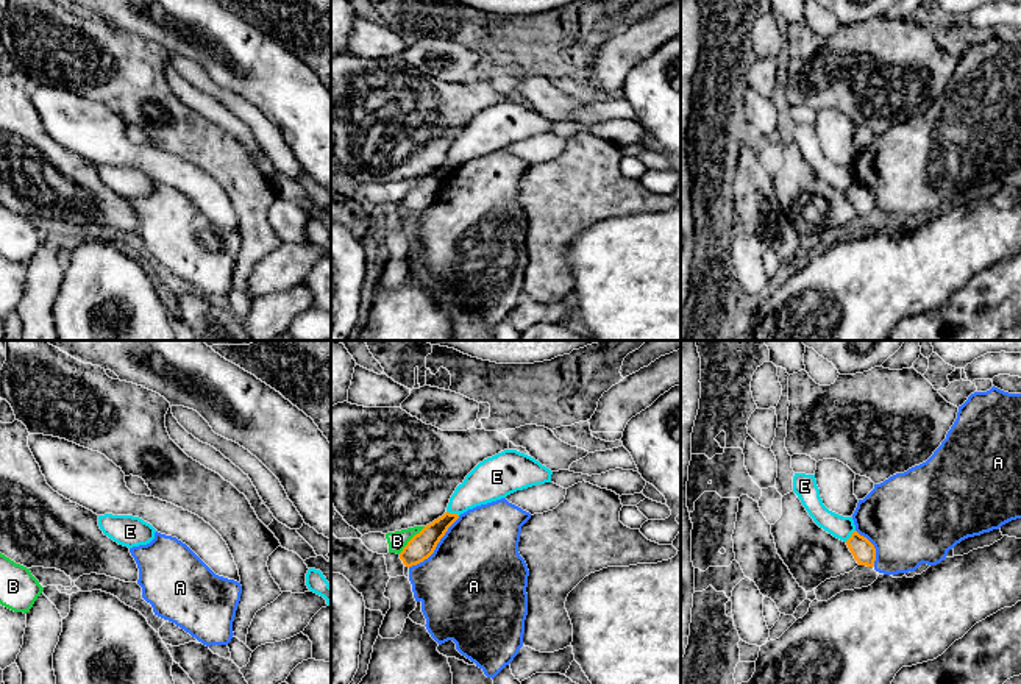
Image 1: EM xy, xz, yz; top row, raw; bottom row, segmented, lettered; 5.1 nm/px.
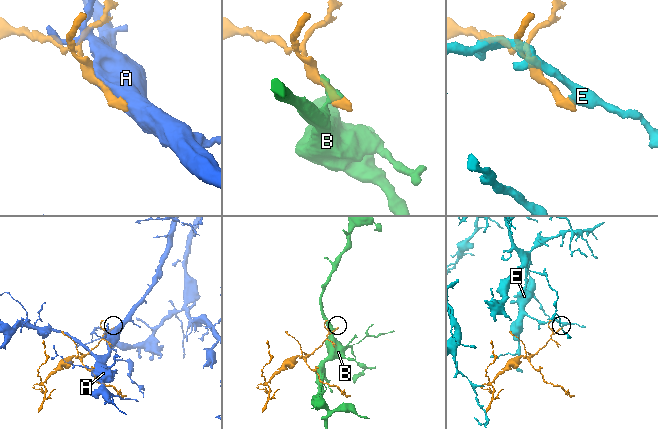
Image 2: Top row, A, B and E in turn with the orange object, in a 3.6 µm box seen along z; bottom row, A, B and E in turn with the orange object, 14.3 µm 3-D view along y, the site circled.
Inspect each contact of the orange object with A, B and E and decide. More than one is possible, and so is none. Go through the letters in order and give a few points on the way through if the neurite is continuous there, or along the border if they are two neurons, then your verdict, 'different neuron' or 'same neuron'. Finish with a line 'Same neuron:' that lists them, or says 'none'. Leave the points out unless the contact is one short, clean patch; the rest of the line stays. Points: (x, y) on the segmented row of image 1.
A: different neuron
B: border xz (425, 527), (398, 553); different neuron
E: border xz (447, 511), (458, 516); different neuron
Same neuron: none

